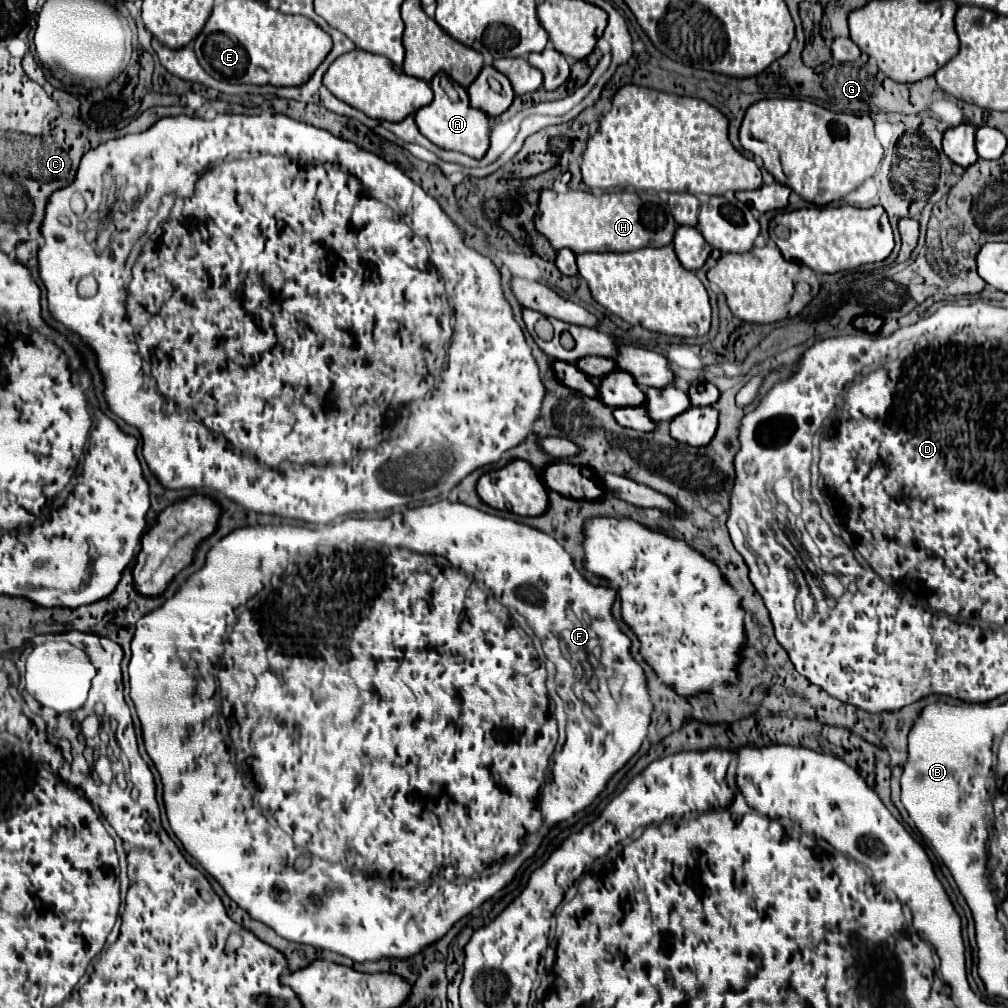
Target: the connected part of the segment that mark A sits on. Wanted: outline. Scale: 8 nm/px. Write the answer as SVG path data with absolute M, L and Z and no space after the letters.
M446 75L441 78L441 81L438 76L432 80L432 90L434 90L434 100L428 106L420 108L414 116L420 132L430 142L434 142L436 146L440 146L444 150L454 150L454 152L462 152L472 158L482 158L486 154L486 150L490 148L490 118L488 118L488 114L472 108L468 102L466 90L462 90L458 86L455 89L453 82Z

